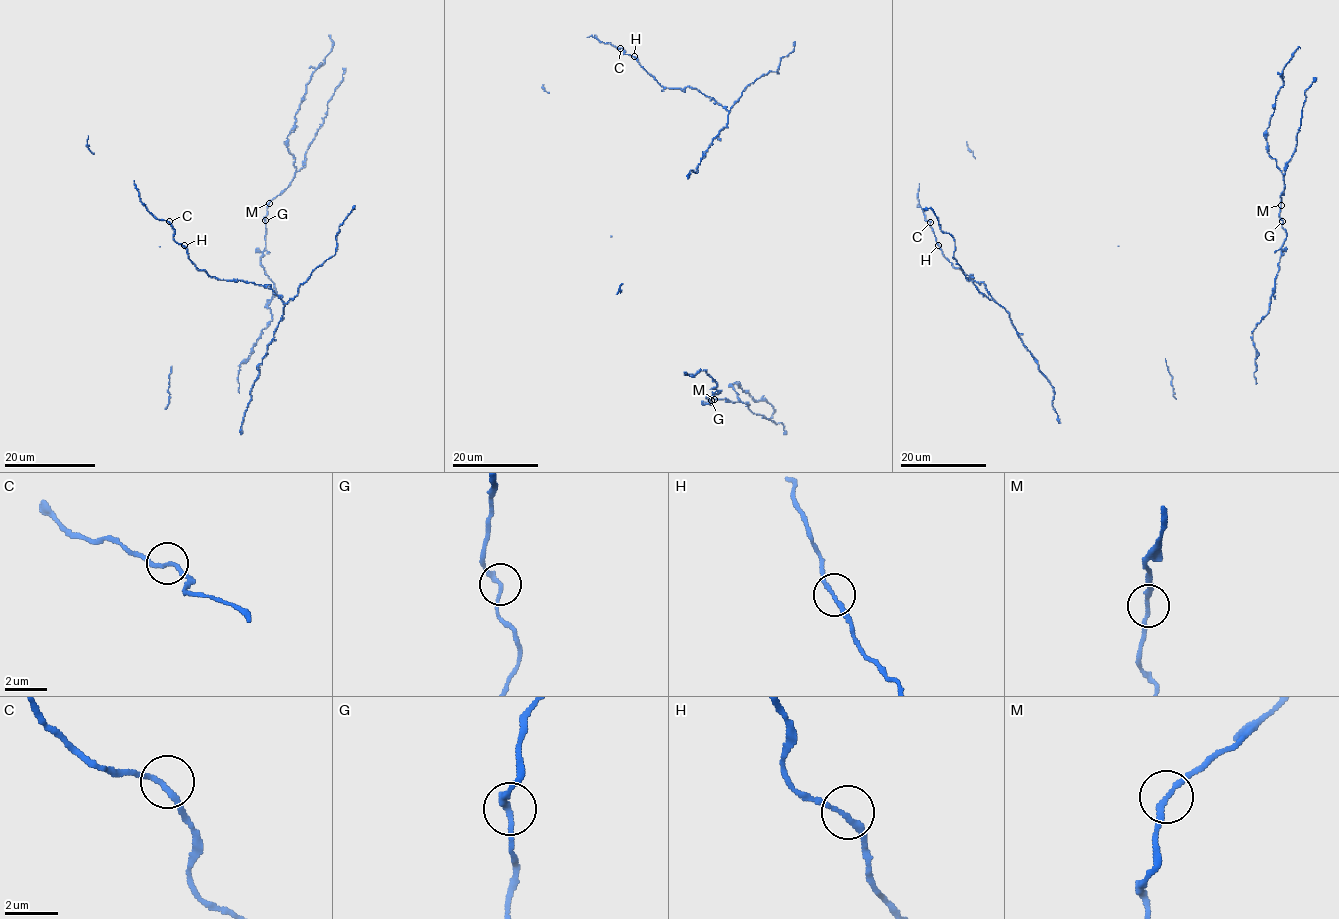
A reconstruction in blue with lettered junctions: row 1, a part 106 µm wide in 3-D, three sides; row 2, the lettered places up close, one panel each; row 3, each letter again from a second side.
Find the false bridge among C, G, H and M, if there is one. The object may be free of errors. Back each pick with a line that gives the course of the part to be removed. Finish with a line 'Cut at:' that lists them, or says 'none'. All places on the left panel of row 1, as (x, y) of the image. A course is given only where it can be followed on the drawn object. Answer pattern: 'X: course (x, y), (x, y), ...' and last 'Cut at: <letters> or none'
Cut at: none

